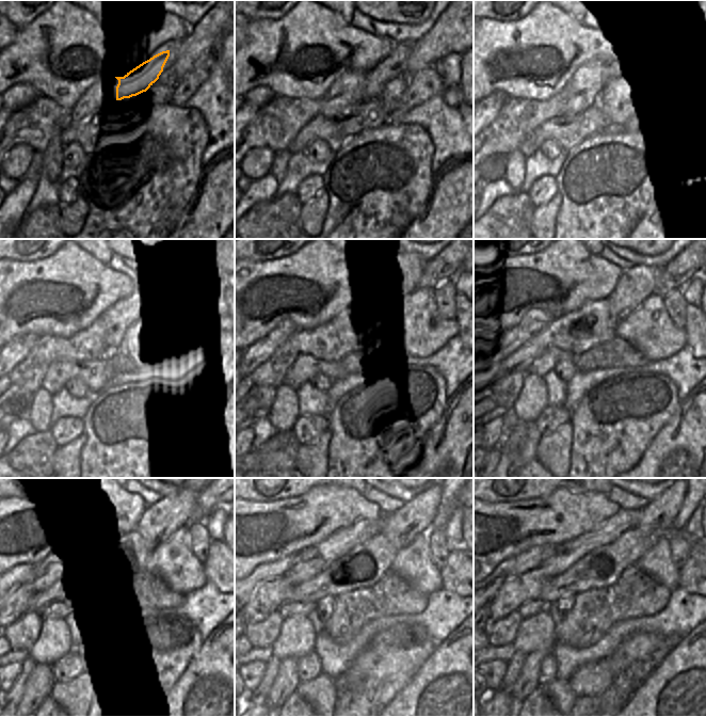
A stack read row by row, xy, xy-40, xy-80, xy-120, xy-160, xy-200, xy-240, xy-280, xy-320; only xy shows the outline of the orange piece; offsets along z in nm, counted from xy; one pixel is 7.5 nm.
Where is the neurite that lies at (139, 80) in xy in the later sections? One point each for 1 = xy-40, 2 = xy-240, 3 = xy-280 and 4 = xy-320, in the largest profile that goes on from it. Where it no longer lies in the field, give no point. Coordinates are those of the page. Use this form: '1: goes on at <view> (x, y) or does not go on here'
1: goes on at xy-40 (395, 65)
2: goes on at xy-240 (159, 522)
3: goes on at xy-280 (416, 516)
4: goes on at xy-320 (660, 513)

